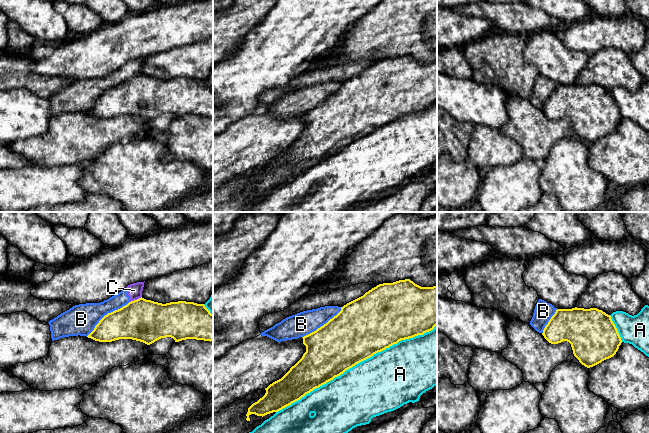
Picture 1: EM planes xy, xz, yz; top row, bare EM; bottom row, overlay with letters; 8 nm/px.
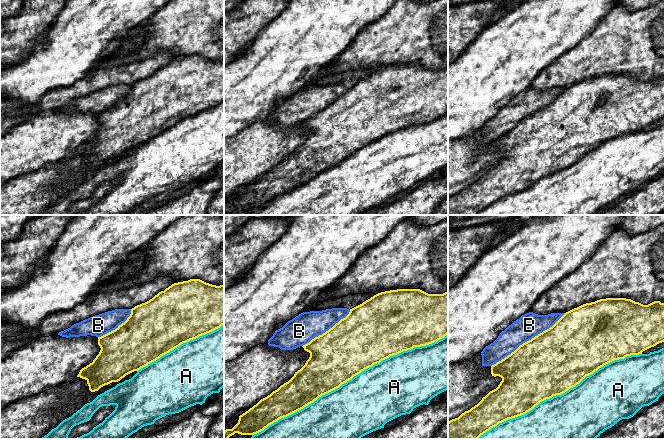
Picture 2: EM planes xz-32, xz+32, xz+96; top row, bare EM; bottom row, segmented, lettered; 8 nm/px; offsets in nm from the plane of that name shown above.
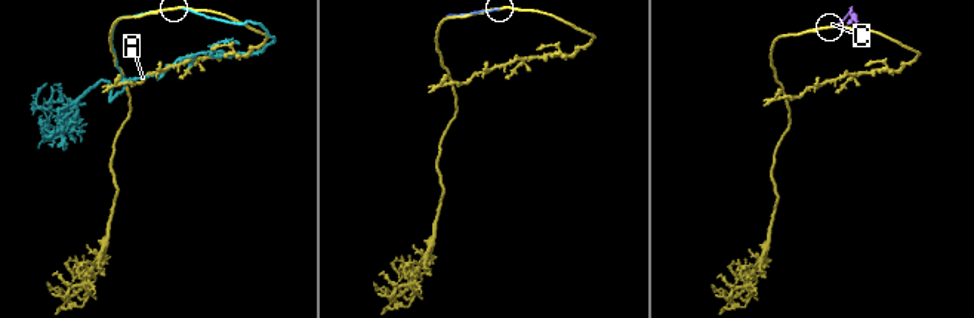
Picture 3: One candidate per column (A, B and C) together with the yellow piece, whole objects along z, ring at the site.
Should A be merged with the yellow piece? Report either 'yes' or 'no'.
no

